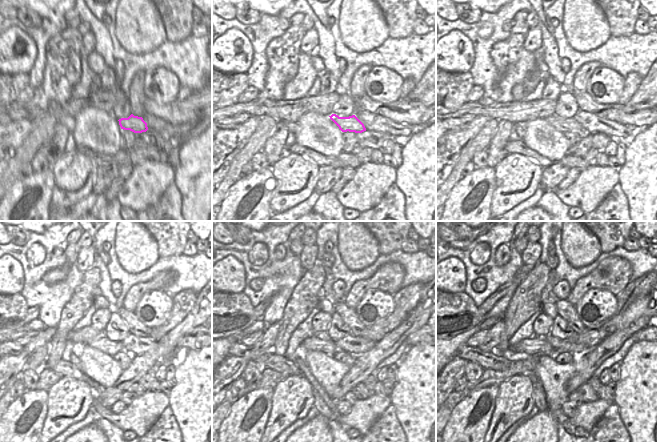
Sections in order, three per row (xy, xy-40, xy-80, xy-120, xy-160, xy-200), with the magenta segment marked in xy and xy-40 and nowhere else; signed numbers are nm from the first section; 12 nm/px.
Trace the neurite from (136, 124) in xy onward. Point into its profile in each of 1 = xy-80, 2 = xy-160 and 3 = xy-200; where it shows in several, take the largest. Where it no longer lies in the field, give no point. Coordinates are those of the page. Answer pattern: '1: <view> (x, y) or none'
1: xy-80 (561, 124)
2: xy-160 (321, 342)
3: xy-200 (535, 346)

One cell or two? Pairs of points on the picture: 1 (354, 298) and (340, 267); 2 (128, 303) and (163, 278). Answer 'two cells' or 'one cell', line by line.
1: two cells
2: one cell

